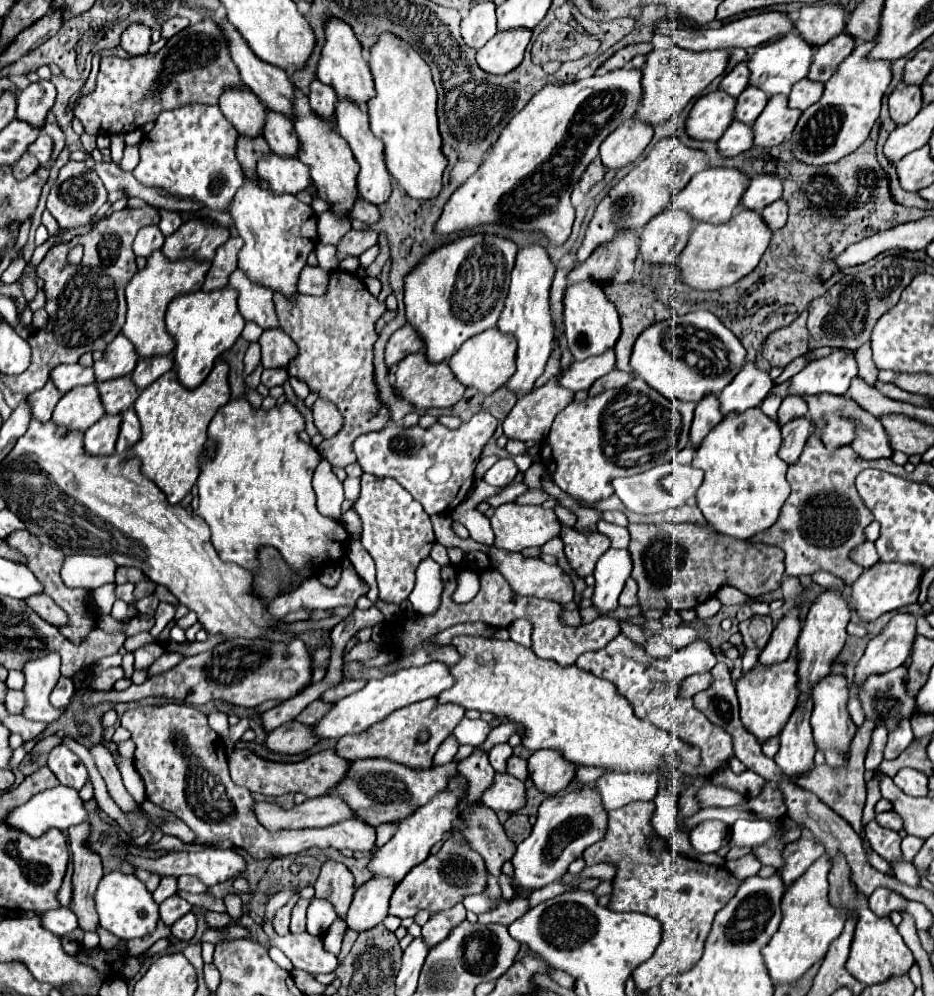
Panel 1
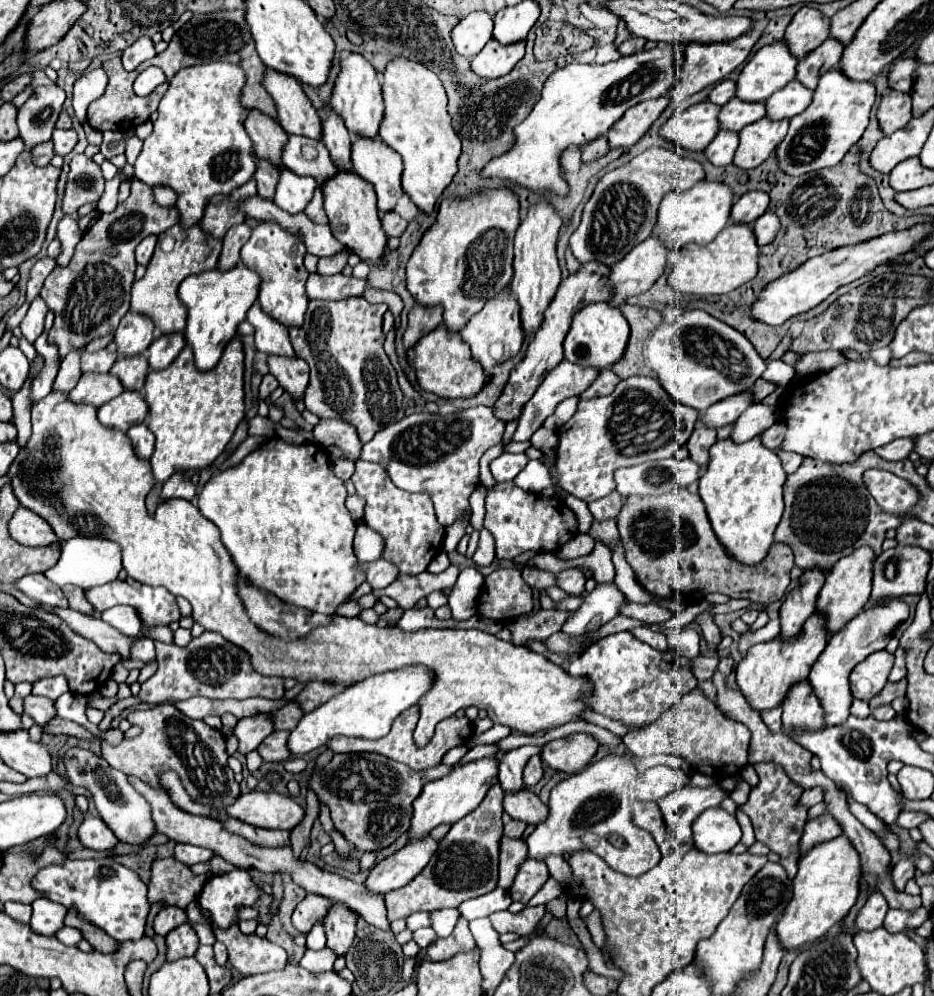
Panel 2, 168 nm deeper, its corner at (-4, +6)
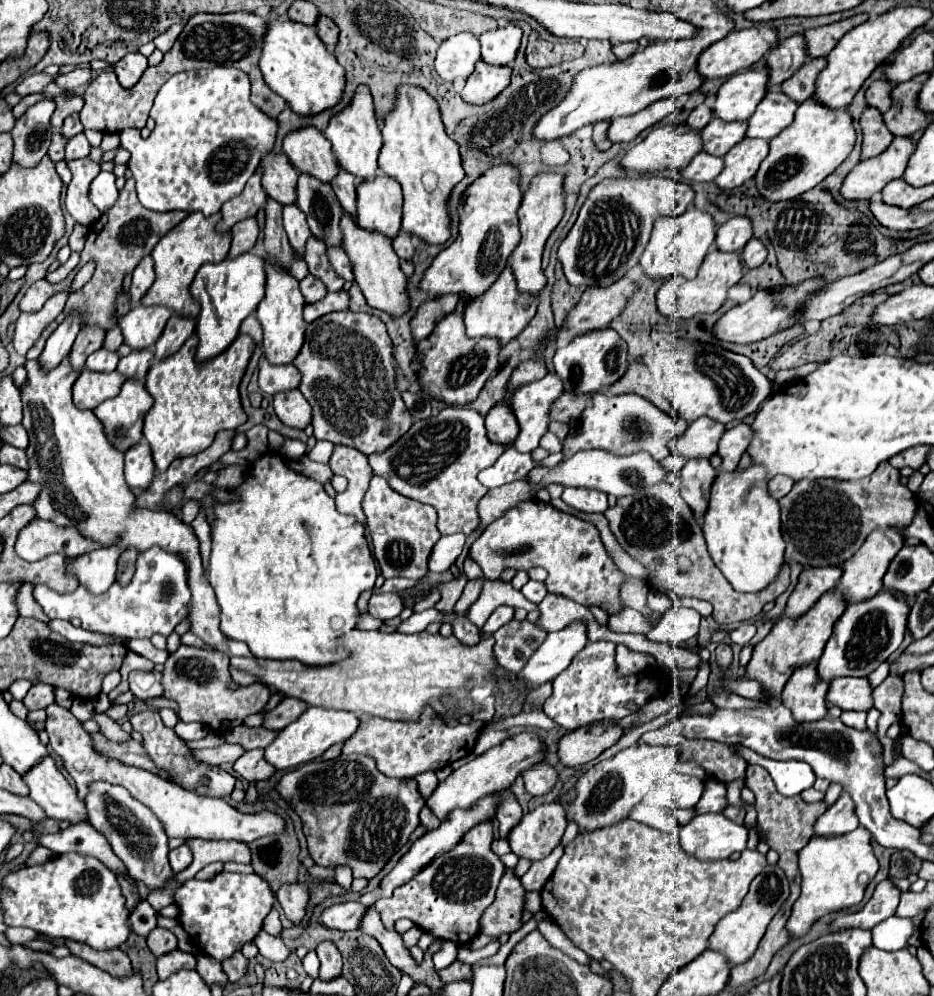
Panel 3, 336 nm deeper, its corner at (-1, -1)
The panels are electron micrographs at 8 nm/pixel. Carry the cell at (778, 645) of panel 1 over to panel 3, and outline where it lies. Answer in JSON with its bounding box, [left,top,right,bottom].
[784,566,842,618]

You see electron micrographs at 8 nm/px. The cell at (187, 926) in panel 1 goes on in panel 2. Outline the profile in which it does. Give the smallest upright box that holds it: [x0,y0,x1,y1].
[167,923,199,961]

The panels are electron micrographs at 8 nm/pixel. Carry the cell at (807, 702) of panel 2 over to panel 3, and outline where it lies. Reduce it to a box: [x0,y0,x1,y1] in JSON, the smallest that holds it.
[782,662,828,722]

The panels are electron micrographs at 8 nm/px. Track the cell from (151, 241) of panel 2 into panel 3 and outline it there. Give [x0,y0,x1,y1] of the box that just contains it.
[130,256,154,304]

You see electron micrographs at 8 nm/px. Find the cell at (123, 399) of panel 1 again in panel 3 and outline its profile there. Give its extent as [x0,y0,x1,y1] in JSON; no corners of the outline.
[118,350,152,380]

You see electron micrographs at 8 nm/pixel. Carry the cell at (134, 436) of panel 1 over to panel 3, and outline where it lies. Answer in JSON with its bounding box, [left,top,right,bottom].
[124,442,154,490]

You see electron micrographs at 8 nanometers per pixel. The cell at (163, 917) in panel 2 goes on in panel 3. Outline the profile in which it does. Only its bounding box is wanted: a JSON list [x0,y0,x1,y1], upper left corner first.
[146,928,176,958]

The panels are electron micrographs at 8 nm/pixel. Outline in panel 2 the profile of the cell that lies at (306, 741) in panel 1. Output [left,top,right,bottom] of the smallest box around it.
[257,731,291,761]

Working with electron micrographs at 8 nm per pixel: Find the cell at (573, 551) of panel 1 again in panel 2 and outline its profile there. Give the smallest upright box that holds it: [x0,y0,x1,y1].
[559,567,585,595]

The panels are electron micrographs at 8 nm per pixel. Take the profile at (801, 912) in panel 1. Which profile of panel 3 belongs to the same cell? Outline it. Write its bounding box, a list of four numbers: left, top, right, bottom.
[788,826,878,936]

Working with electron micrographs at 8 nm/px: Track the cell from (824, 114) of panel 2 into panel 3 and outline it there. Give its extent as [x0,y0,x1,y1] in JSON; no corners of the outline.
[754,98,856,202]

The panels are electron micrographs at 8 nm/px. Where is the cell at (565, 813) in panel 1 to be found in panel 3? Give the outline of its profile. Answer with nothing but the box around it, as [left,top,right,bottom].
[564,744,680,830]

